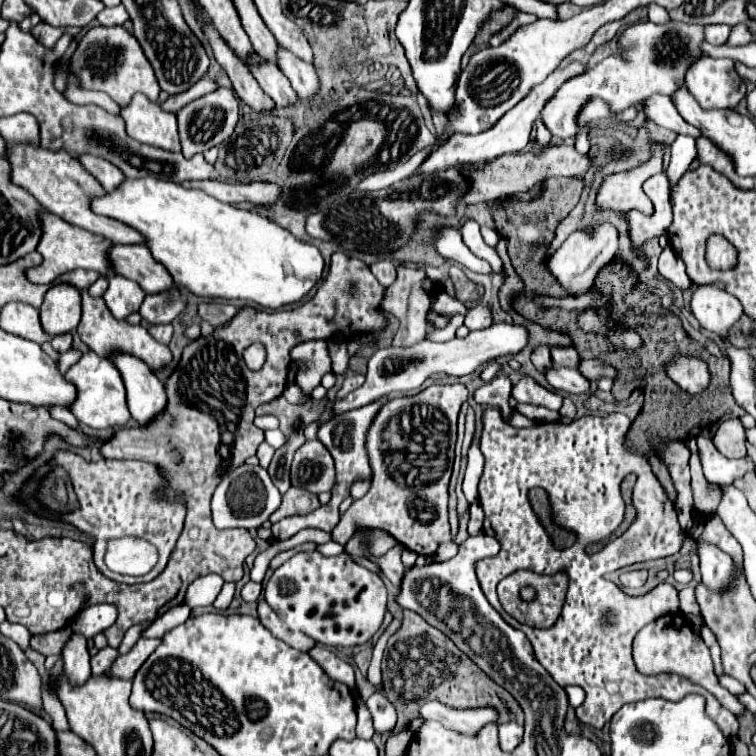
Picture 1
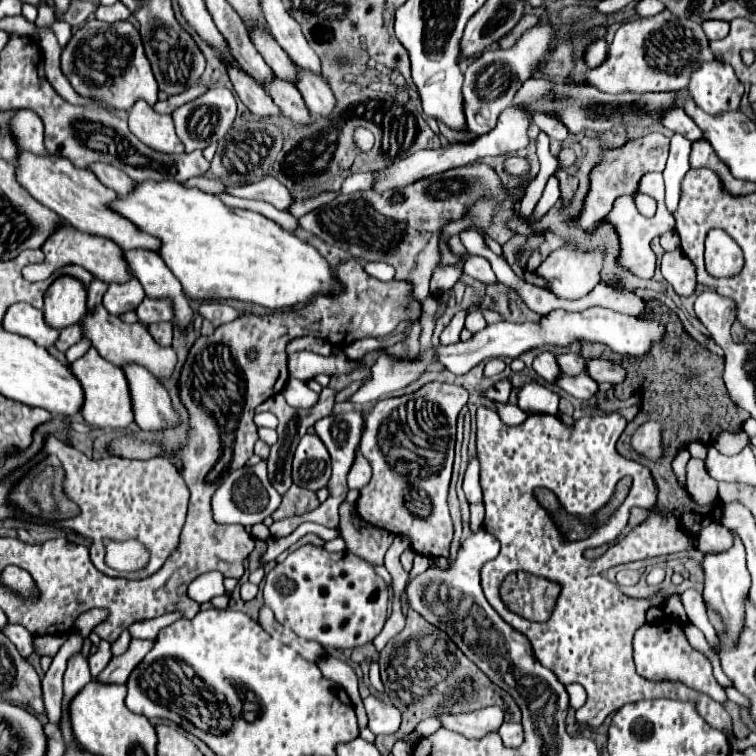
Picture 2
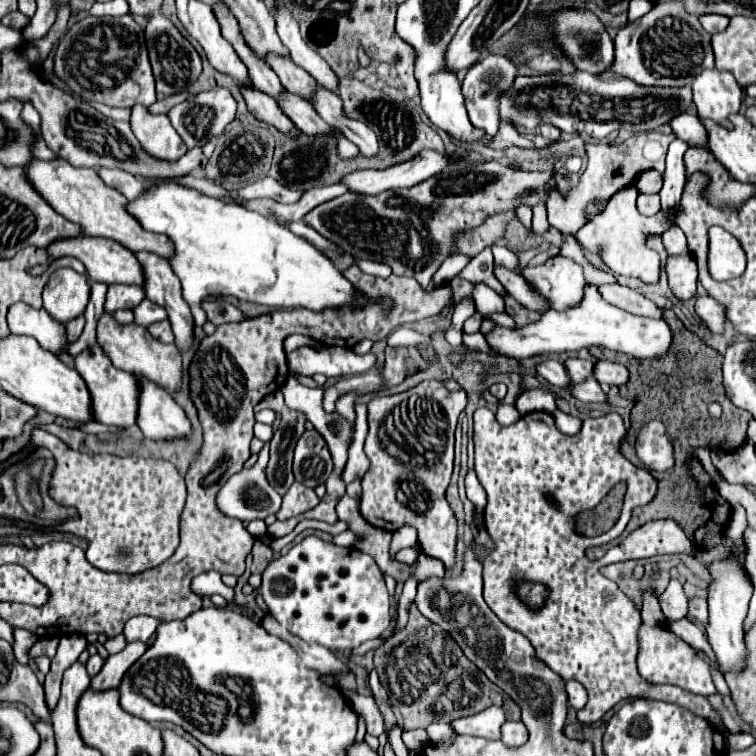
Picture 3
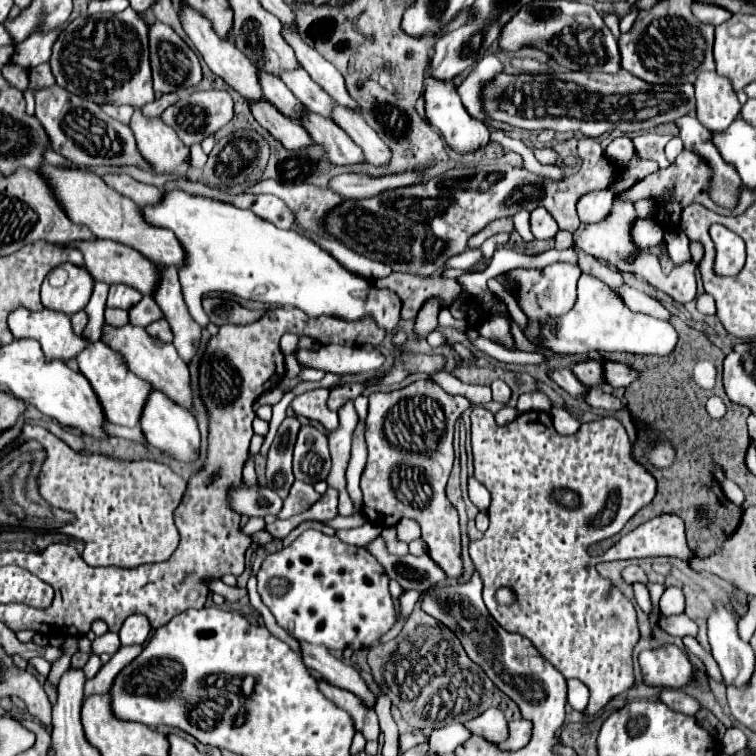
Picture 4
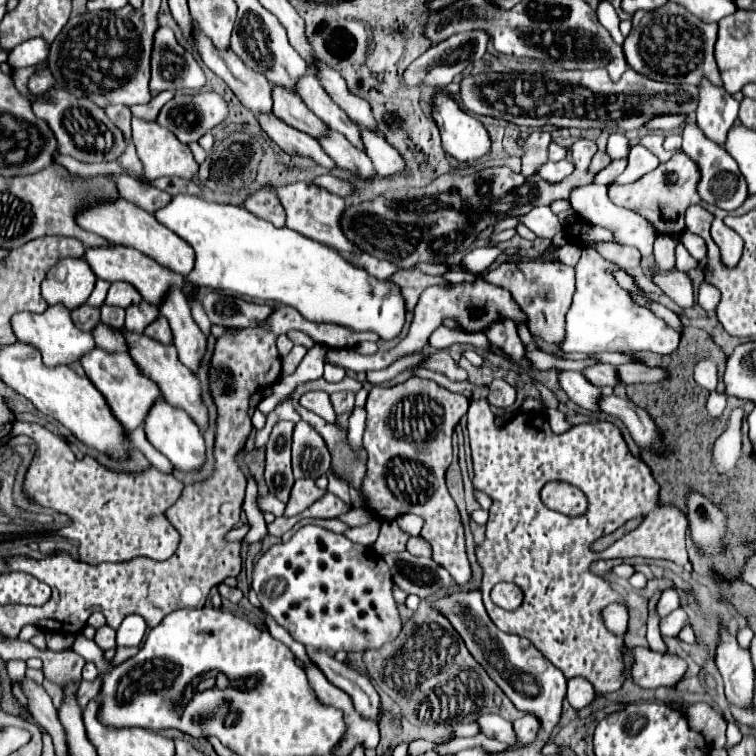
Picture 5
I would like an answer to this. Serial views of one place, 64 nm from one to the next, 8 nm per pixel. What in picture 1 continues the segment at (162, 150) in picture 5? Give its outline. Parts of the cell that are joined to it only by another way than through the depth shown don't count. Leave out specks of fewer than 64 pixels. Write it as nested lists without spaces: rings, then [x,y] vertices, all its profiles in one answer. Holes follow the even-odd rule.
[[[134,94],[130,104],[120,110],[120,116],[126,122],[130,138],[162,150],[180,152],[176,114],[162,110],[158,102],[150,102],[144,94]]]

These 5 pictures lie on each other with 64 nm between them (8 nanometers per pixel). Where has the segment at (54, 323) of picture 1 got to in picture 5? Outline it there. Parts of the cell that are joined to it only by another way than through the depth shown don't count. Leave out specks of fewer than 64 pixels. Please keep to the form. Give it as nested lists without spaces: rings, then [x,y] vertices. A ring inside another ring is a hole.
[[[64,258],[60,264],[68,270],[66,280],[58,282],[52,272],[48,272],[46,280],[42,282],[42,298],[48,302],[48,306],[62,304],[68,310],[74,310],[88,300],[96,278],[84,258]]]

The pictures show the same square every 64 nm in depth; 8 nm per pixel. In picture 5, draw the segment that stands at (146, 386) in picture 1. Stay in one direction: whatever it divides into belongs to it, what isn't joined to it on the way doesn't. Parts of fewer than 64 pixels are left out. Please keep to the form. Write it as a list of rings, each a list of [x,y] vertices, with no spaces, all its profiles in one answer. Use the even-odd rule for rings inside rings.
[[[164,398],[156,400],[154,406],[150,408],[146,420],[144,420],[144,430],[146,430],[146,438],[148,442],[160,450],[178,470],[190,472],[190,470],[198,470],[204,464],[204,438],[200,428],[196,426],[196,422],[184,412],[178,410],[174,406],[170,406],[168,402],[164,402]]]

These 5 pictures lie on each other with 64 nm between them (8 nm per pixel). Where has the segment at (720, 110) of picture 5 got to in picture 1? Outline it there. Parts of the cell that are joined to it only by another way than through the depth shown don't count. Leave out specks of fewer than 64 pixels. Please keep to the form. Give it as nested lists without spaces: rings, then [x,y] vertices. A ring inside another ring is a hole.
[[[698,58],[698,62],[690,64],[690,70],[686,70],[684,84],[706,110],[736,108],[746,96],[746,84],[730,58]]]

